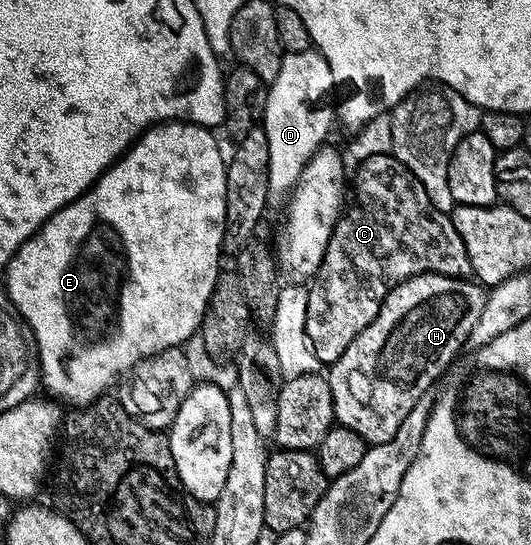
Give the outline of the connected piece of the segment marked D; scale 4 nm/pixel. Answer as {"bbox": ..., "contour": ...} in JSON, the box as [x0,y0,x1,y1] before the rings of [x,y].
{"bbox":[260,48,336,200],"contour":[[[311,48],[304,52],[283,53],[282,63],[280,64],[280,72],[276,72],[276,80],[272,80],[268,84],[266,91],[266,107],[264,108],[264,116],[260,123],[260,129],[266,133],[266,139],[268,140],[268,184],[270,185],[271,199],[277,200],[277,198],[285,199],[287,195],[293,191],[294,187],[298,185],[300,179],[302,179],[302,173],[307,164],[312,160],[312,156],[317,154],[319,150],[323,149],[326,137],[330,134],[330,125],[336,122],[336,110],[333,105],[329,106],[322,97],[329,92],[330,89],[335,89],[336,83],[332,76],[332,68],[328,68],[328,60],[324,60],[324,56],[319,54],[317,50]]]}

